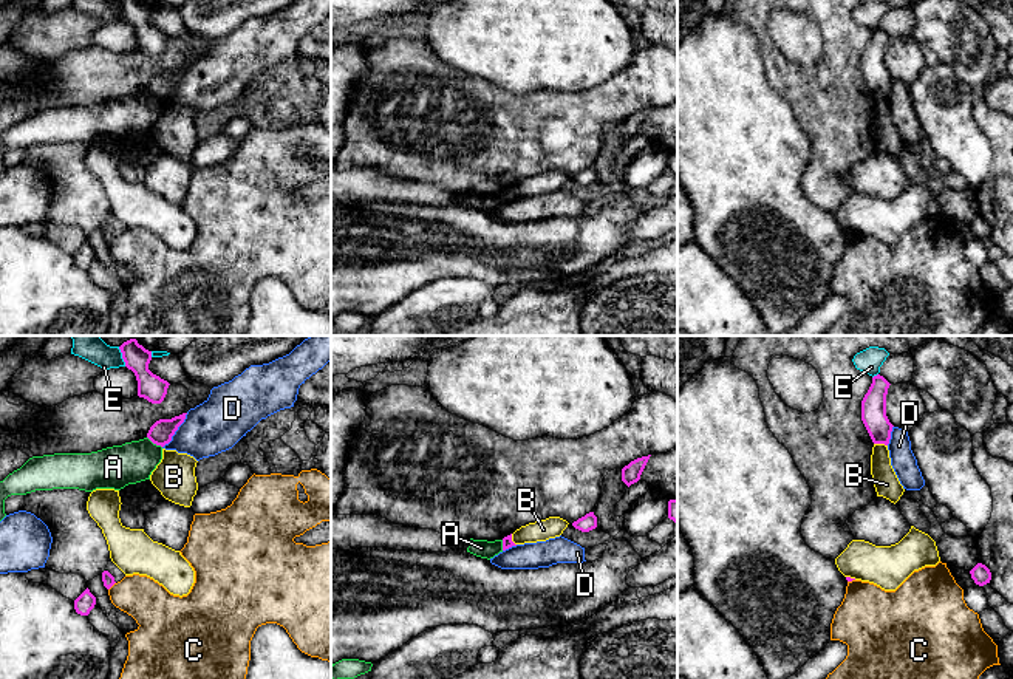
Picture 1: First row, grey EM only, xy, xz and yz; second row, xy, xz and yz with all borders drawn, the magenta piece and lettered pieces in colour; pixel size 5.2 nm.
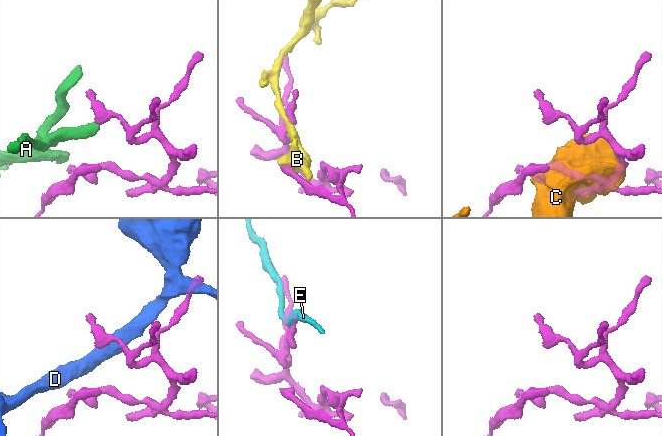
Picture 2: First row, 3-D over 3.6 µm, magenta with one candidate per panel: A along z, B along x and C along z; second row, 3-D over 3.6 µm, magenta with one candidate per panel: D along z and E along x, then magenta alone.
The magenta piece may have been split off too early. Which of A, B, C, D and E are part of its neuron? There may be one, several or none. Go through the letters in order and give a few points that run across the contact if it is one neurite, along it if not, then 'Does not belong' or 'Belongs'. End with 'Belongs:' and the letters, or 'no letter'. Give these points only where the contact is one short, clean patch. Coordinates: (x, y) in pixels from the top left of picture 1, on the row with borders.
A: Line: xy (147, 436), (161, 447). Does not belong
B: Does not belong
C: Does not belong
D: Does not belong
E: Line: yz (877, 373), (873, 378). Does not belong
Belongs: no letter

